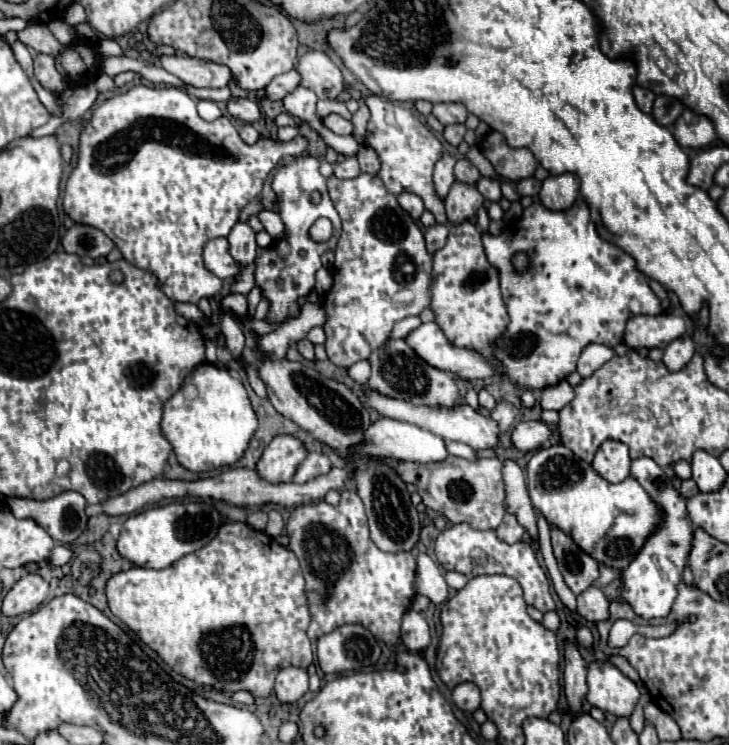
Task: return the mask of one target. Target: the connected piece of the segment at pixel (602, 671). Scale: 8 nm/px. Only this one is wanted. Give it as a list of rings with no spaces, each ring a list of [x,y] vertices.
[[[608,660],[588,664],[586,702],[614,716],[630,716],[640,700],[638,686]]]

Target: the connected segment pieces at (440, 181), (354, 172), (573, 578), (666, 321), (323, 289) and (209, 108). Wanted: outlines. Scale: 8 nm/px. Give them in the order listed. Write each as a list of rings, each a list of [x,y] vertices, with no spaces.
[[[448,152],[442,154],[442,158],[436,162],[434,184],[436,184],[436,194],[440,198],[444,198],[448,194],[450,186],[454,184],[454,164],[456,164],[456,160]]]
[[[348,156],[344,162],[334,166],[334,176],[336,178],[356,178],[360,176],[360,166],[356,156]]]
[[[550,524],[552,548],[558,560],[558,568],[564,576],[564,582],[574,594],[584,592],[598,578],[598,562],[586,554],[566,532]]]
[[[676,314],[634,316],[626,324],[624,342],[630,348],[666,348],[674,338],[682,336],[686,328],[686,318]]]
[[[320,268],[318,274],[316,274],[316,286],[314,286],[314,290],[316,290],[320,296],[324,296],[324,294],[330,290],[330,286],[332,286],[332,274],[330,274],[330,270]]]
[[[200,100],[200,102],[198,102],[198,114],[200,114],[204,120],[216,120],[216,118],[222,116],[218,104],[212,102],[212,100]]]

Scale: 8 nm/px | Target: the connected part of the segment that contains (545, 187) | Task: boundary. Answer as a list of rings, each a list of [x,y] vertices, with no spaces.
[[[560,174],[560,176],[548,176],[542,182],[540,200],[548,210],[566,210],[566,206],[572,206],[578,198],[578,180],[574,174]]]

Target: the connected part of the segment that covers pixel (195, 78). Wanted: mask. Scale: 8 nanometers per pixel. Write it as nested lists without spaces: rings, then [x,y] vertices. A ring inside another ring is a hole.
[[[160,56],[162,68],[178,76],[184,84],[194,88],[226,88],[234,82],[228,66],[190,56]]]

